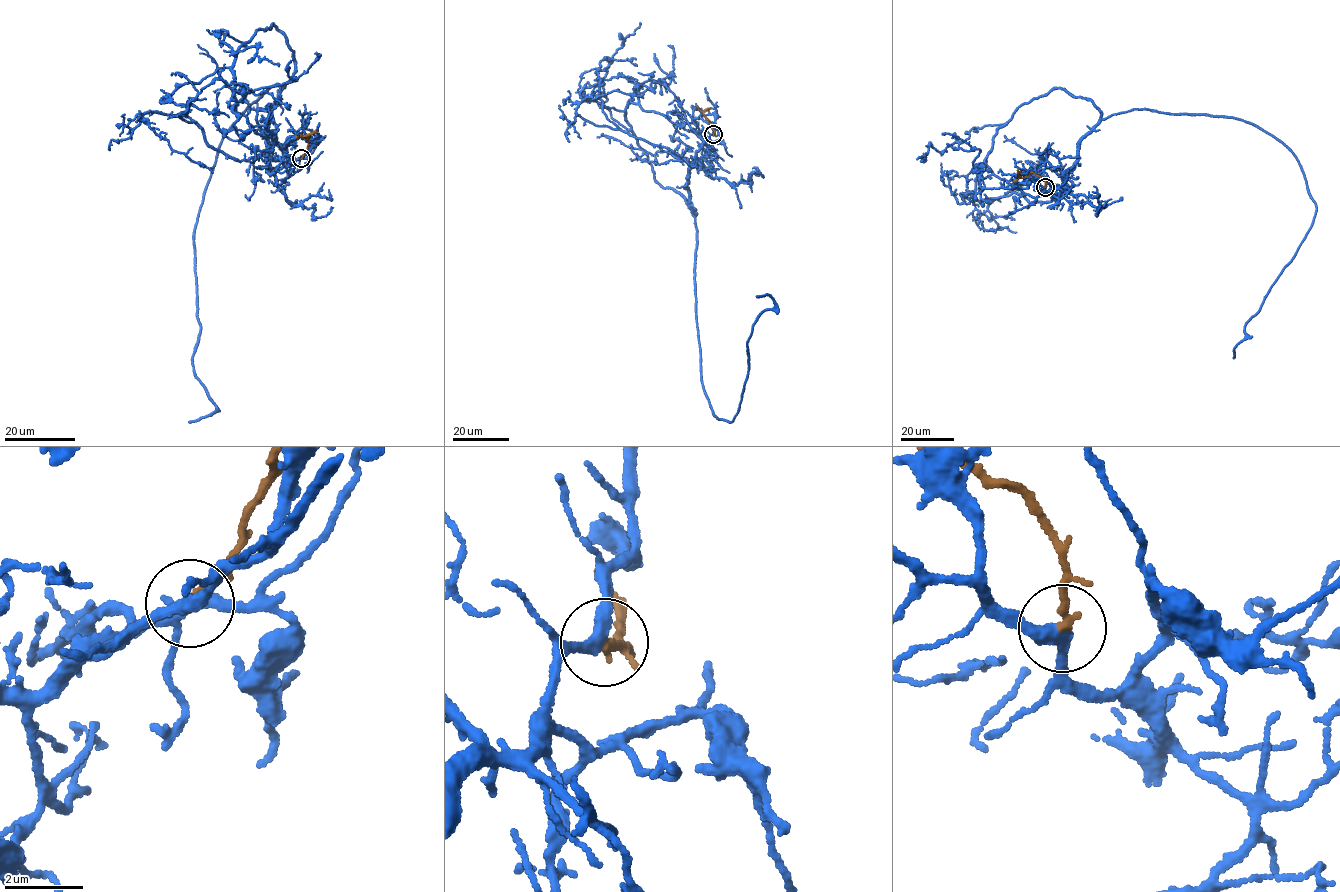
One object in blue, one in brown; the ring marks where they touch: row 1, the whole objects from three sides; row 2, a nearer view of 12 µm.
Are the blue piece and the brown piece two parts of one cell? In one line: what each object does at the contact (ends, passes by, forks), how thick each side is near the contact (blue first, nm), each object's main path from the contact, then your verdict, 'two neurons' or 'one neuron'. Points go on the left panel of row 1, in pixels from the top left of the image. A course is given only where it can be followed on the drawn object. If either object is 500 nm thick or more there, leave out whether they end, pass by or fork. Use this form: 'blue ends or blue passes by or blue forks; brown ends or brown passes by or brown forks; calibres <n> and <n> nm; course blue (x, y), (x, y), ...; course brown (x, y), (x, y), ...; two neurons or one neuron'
blue passes by; brown ends; calibres 320 and 200 nm; course blue (301, 158), (267, 171), (268, 112), (285, 85), (222, 137), (194, 242), (192, 357), (217, 409), (188, 422); course brown (301, 158), (309, 137), (303, 137), (317, 131); two neurons

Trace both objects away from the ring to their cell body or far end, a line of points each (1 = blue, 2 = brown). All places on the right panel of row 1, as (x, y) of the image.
1: (1045, 187), (1059, 200), (1081, 138), (1135, 109), (1238, 118), (1282, 142), (1316, 212), (1233, 358)
2: (1045, 187), (1042, 177), (1033, 173), (1020, 177), (1017, 170)

